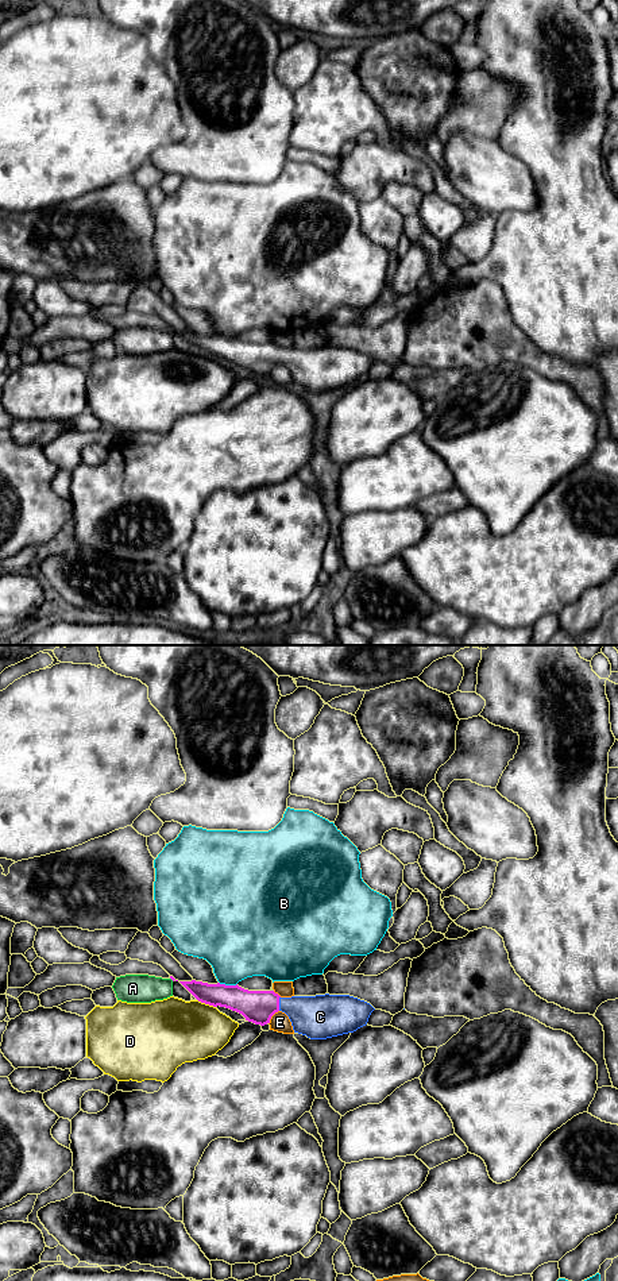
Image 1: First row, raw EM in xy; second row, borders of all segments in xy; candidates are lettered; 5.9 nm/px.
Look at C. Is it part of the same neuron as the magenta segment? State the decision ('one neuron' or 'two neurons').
one neuron

